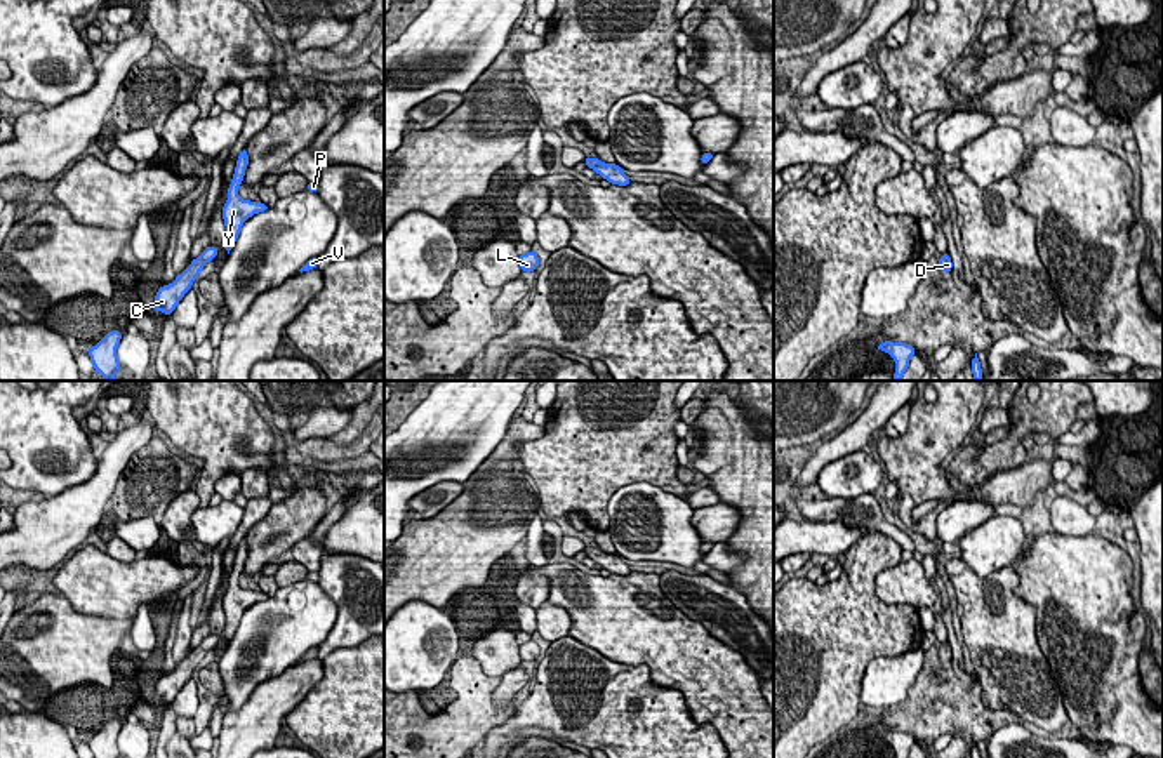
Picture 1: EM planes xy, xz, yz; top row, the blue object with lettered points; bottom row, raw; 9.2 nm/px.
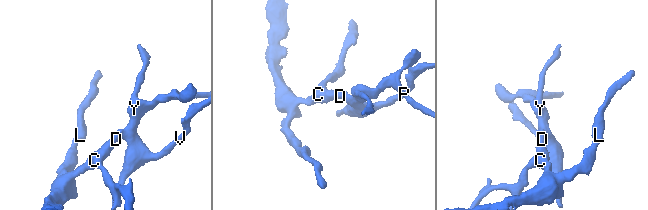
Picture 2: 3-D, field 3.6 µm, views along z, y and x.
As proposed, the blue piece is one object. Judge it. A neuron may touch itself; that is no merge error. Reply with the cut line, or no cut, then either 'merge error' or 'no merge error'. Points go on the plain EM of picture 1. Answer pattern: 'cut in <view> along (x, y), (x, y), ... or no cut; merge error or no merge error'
no cut; no merge error

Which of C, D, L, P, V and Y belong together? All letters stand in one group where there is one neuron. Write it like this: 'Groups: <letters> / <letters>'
Groups: C D L P V Y

